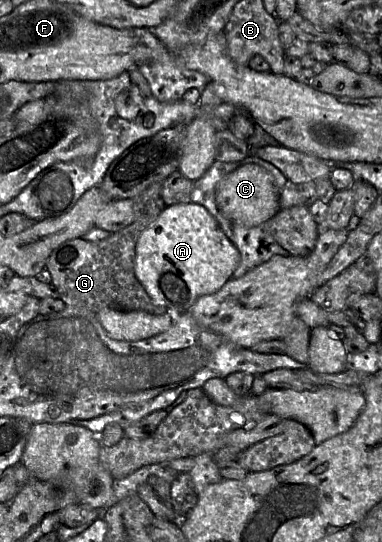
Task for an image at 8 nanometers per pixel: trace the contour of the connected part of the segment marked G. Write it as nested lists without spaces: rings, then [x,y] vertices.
[[[155,182],[133,199],[135,219],[128,226],[106,239],[89,242],[82,238],[68,240],[56,248],[45,268],[51,273],[52,284],[66,306],[84,307],[97,313],[104,307],[120,311],[144,311],[163,315],[169,310],[149,297],[135,275],[136,243],[140,234],[156,220],[166,207],[162,198],[163,182]]]

